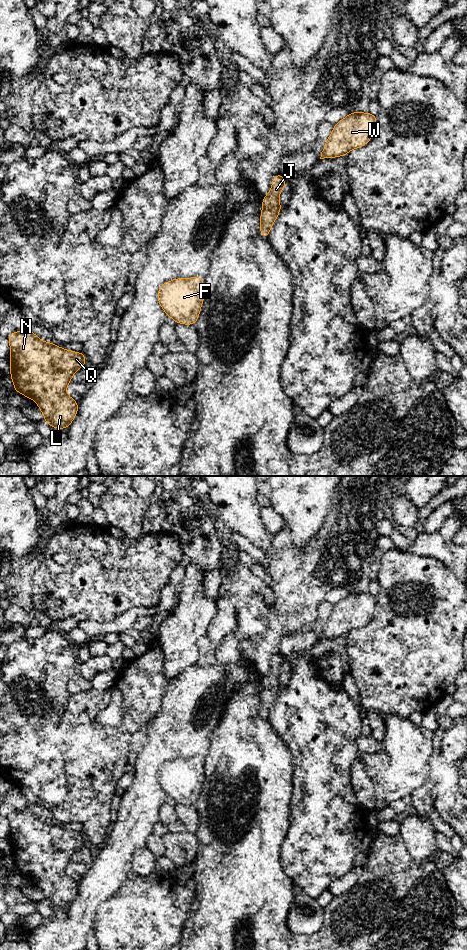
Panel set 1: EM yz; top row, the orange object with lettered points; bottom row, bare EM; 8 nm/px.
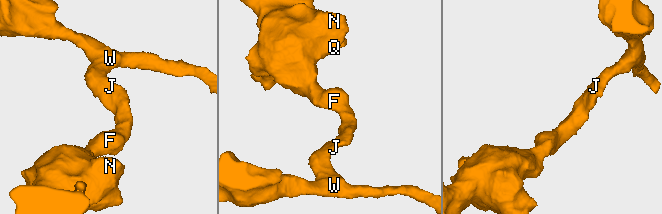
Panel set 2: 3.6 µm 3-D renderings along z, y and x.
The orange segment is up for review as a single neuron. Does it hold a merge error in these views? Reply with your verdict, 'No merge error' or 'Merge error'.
No merge error

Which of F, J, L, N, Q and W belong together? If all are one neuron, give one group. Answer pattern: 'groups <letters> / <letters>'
groups F J L N Q W

